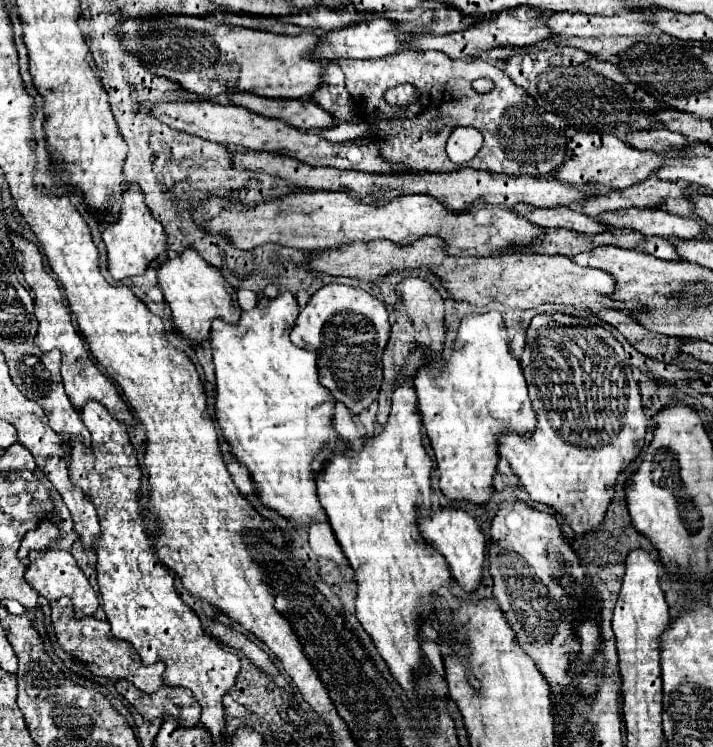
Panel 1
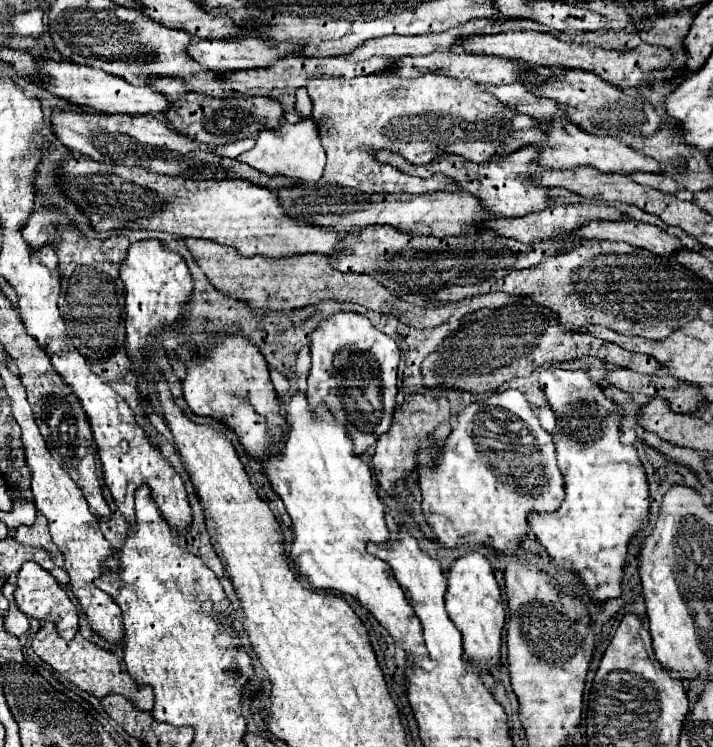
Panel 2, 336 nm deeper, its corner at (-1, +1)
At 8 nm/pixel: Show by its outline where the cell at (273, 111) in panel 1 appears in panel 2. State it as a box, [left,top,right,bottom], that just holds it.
[151,78,283,146]

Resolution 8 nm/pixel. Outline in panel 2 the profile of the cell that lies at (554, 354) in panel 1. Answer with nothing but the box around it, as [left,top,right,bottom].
[529,368,649,602]

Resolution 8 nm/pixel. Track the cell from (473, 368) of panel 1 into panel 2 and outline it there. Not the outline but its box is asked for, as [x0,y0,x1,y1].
[419,390,565,556]

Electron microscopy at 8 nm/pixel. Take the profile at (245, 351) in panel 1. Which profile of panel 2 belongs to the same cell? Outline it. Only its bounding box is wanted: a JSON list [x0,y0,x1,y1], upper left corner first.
[263,392,433,670]

